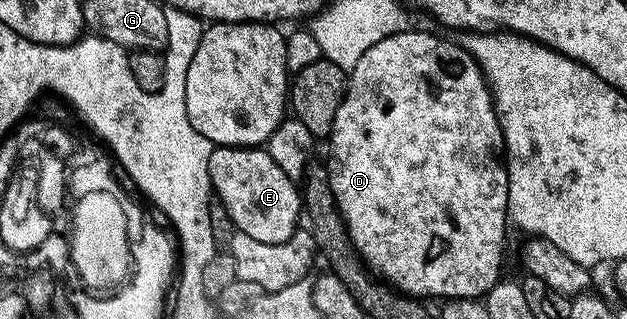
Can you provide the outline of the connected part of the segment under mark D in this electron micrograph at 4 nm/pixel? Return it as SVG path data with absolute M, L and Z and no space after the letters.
M400 31L391 37L383 37L348 72L345 100L339 105L333 122L333 164L327 167L329 183L334 191L334 201L338 213L345 223L349 242L363 260L365 267L374 276L386 279L390 288L402 295L424 297L438 295L438 300L446 299L481 299L502 278L501 262L505 259L505 227L509 213L509 173L503 158L505 135L497 119L497 109L481 67L460 42L452 43L449 39L440 39L429 31Z

